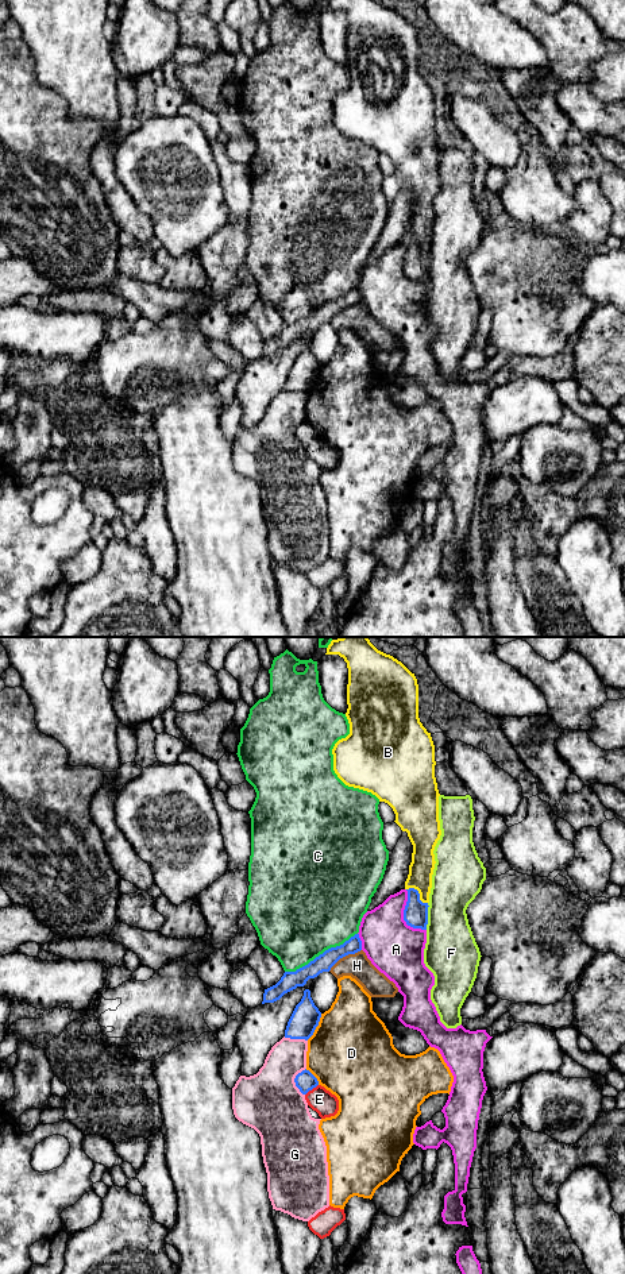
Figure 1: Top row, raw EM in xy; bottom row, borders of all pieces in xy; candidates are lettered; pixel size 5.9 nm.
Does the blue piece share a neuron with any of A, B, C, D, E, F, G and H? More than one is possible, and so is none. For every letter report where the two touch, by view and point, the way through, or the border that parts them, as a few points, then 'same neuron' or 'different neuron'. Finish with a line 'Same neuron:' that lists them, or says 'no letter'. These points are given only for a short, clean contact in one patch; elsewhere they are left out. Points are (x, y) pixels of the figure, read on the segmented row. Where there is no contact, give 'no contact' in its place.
A: contact xy (404, 917); different neuron
B: contact xy (419, 894); different neuron
C: contact xy (320, 954); different neuron
D: contact xy (316, 1026); different neuron
E: contact xy (311, 1089); border xy (317, 1084), (305, 1095); different neuron
F: contact xy (427, 917); border xy (428, 903), (428, 923), (425, 929); different neuron
G: contact xy (294, 1081); different neuron
H: contact xy (344, 956); border xy (361, 949), (343, 956), (328, 971); different neuron
Same neuron: no letter

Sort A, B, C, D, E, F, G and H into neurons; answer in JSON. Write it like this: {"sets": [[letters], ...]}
{"sets": [["A"], ["B"], ["C"], ["D"], ["E", "H"], ["F"], ["G"]]}

